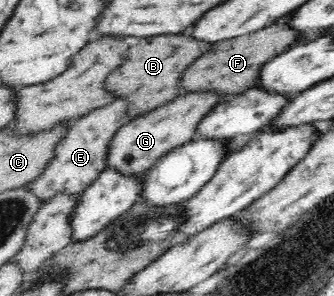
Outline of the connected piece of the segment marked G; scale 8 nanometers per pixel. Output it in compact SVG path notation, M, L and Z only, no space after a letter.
M217 93L181 94L171 102L129 120L117 130L107 146L105 169L113 169L129 177L145 174L164 154L191 141L197 129L197 122L223 100L219 100Z

